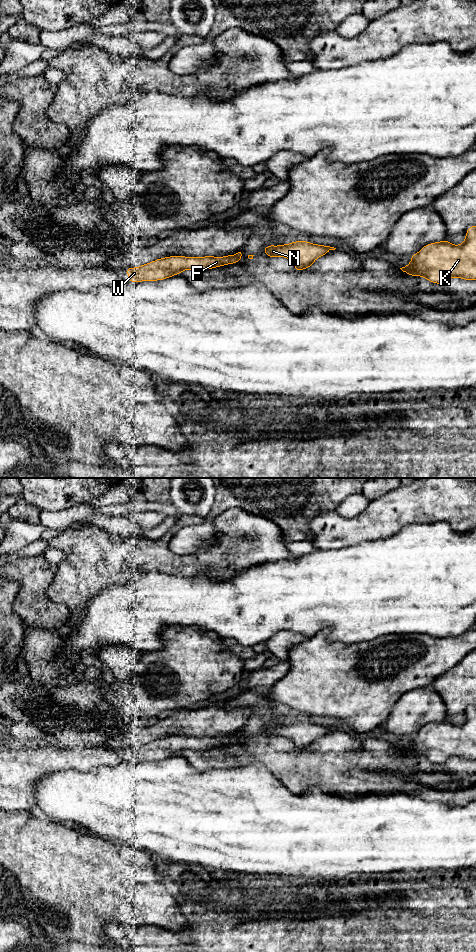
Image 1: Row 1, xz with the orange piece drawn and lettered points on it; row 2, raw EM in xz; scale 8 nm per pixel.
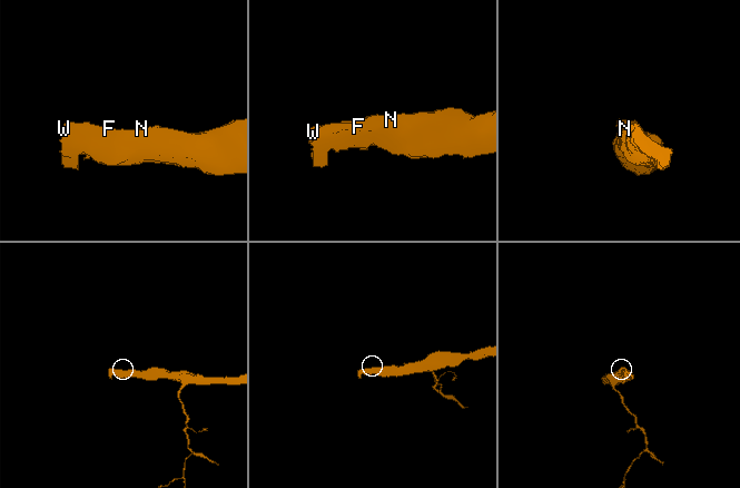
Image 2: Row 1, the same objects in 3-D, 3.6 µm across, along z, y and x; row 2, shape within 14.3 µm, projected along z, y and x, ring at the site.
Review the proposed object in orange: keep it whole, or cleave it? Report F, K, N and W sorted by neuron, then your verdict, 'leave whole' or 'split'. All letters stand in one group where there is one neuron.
groups F K N W; leave whole

